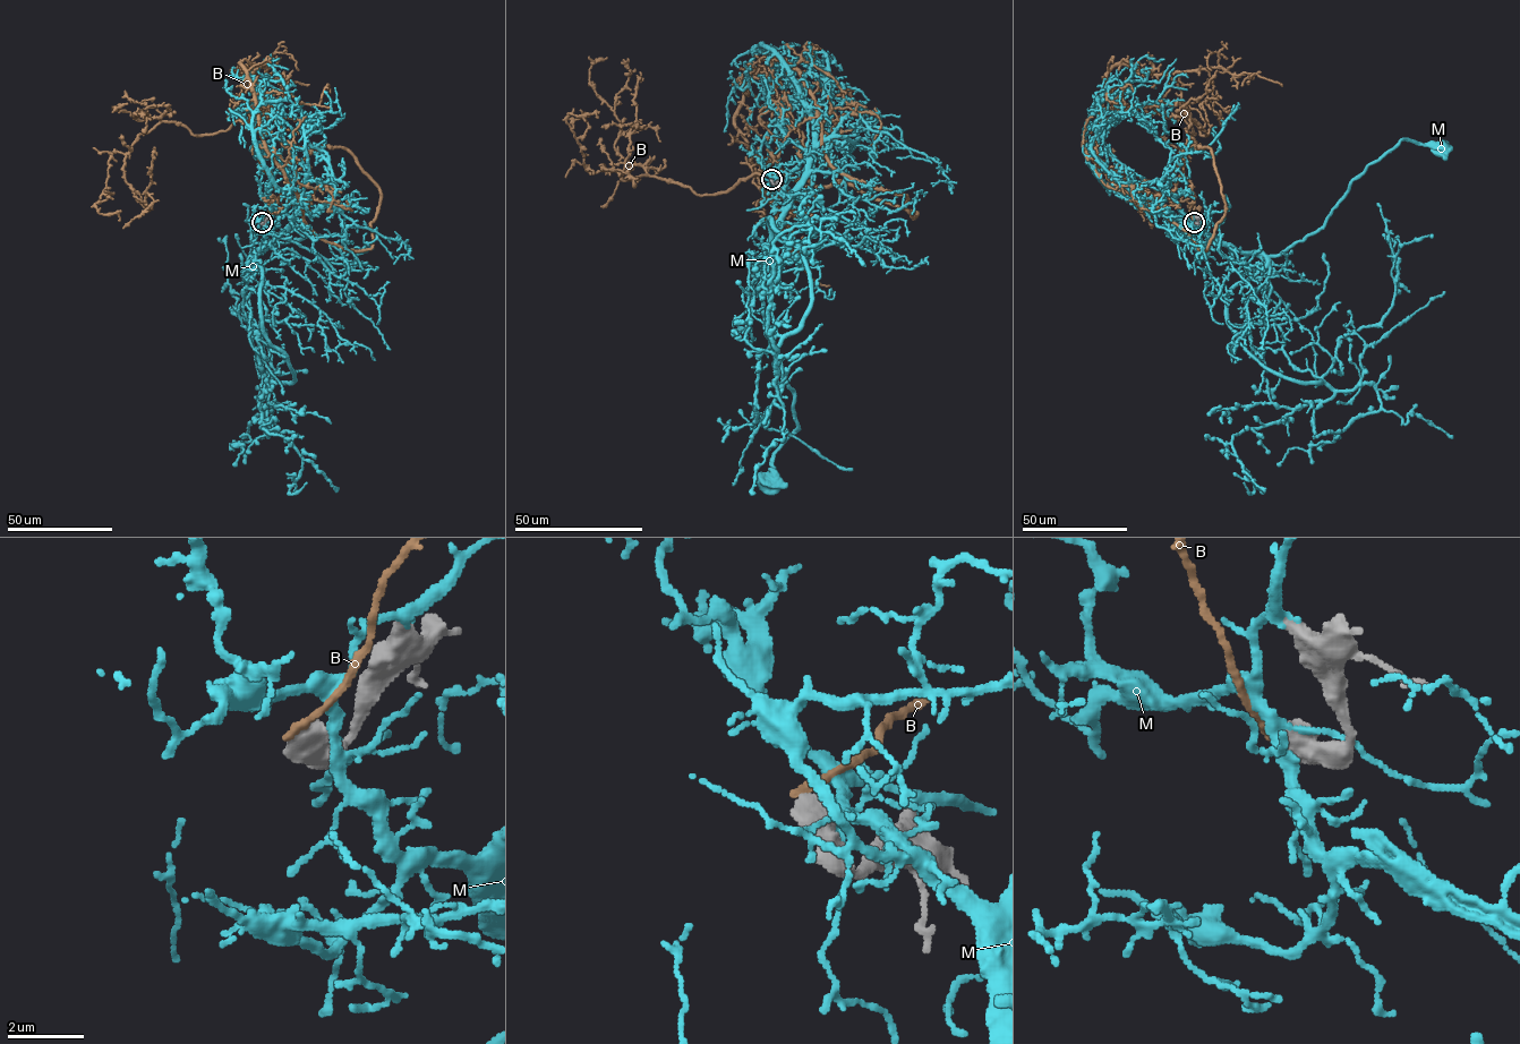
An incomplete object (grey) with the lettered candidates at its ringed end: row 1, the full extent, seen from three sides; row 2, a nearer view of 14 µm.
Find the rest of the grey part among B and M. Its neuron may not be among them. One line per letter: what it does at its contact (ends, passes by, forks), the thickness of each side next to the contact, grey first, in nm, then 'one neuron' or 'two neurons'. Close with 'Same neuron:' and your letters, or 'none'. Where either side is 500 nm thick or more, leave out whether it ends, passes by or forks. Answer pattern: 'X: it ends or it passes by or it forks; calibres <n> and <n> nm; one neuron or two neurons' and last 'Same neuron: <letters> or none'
B: calibres 600 and 240 nm; two neurons
M: calibres 800 and 200 nm; two neurons
Same neuron: none

